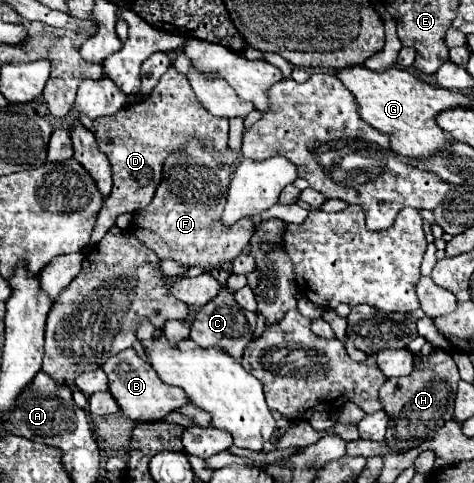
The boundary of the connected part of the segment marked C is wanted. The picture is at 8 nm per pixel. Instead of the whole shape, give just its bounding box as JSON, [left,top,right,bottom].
[189,288,257,358]

